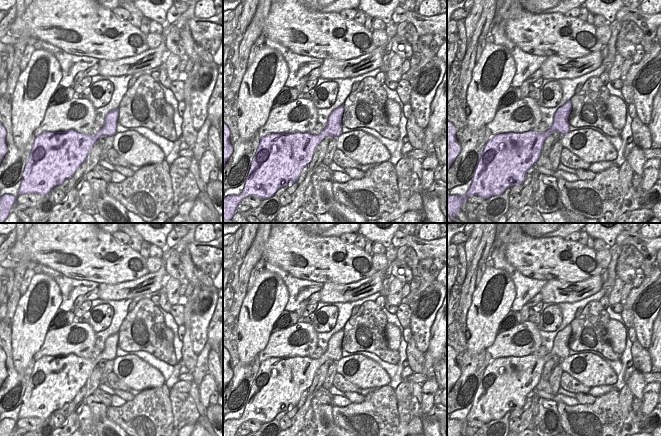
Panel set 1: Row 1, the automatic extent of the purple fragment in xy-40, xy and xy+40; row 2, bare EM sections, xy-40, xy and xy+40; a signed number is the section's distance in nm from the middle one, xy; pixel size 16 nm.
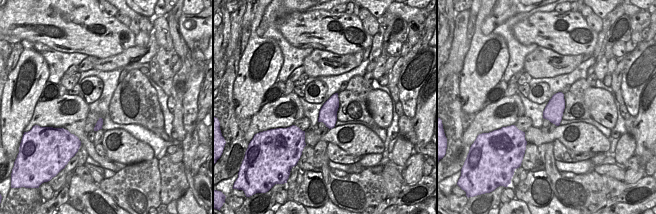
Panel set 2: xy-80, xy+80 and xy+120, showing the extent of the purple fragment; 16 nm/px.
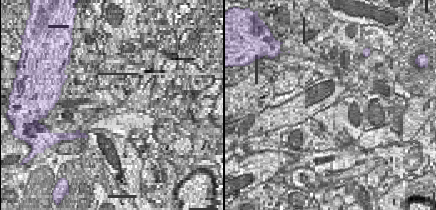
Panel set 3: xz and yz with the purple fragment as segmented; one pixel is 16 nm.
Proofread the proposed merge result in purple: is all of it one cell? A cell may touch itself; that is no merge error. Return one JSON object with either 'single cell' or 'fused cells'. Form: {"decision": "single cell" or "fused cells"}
{"decision": "single cell"}

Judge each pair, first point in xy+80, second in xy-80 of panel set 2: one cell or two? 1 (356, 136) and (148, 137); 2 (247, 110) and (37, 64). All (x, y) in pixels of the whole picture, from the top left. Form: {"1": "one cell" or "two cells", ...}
{"1": "two cells", "2": "one cell"}

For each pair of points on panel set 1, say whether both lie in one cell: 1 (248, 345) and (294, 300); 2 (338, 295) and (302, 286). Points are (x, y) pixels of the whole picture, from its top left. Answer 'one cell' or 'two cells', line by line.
1: two cells
2: two cells

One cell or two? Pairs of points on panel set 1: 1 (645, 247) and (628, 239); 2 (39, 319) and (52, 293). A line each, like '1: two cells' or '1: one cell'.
1: one cell
2: one cell

